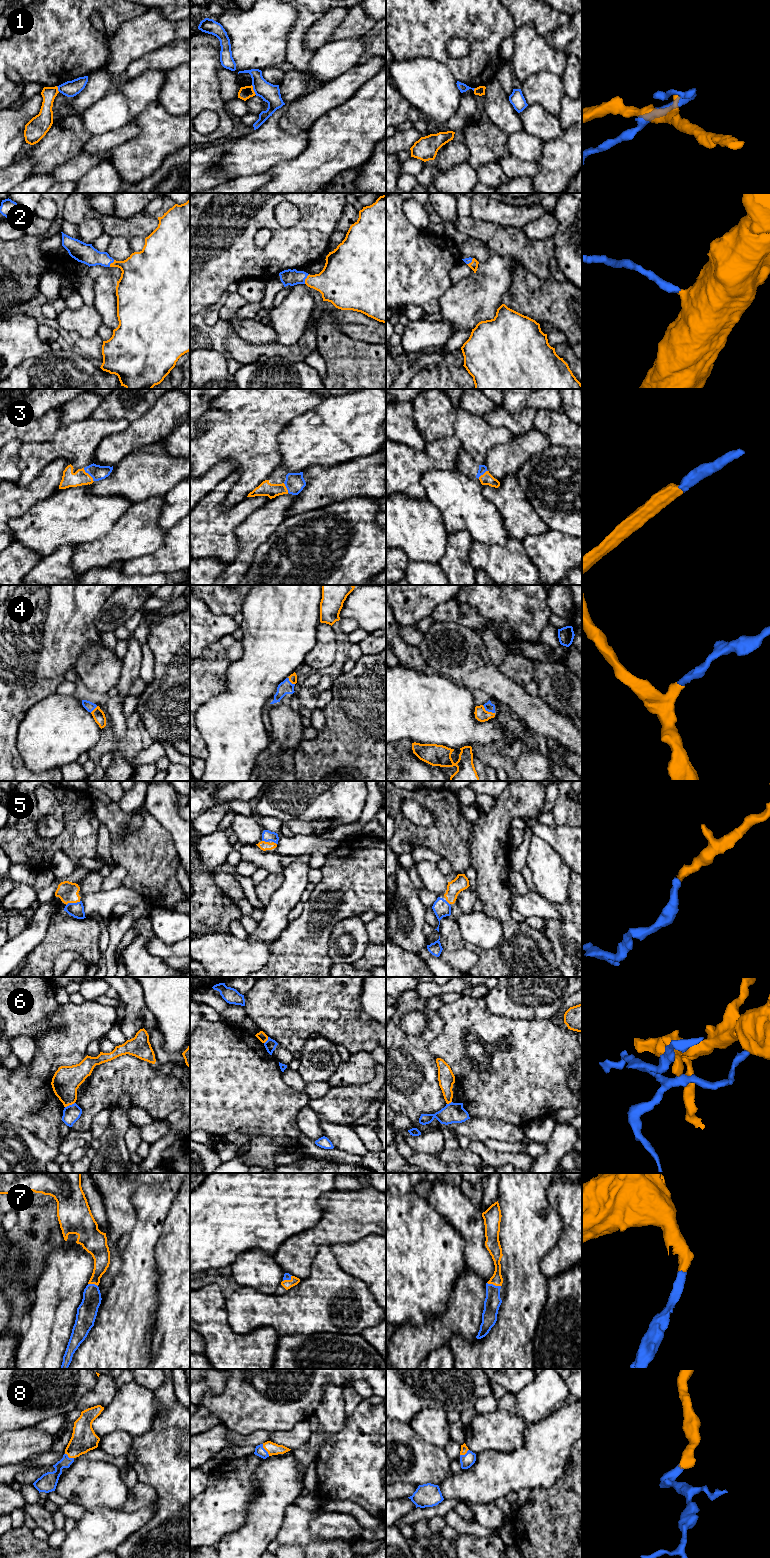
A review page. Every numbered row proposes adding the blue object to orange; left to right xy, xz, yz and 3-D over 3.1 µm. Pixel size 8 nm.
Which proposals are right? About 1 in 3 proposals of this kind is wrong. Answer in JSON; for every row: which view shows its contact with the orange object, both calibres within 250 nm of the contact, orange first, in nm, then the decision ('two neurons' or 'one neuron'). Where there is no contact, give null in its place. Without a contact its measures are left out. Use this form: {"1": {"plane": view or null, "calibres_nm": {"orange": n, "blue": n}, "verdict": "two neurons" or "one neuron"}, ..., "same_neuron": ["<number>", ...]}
{"1": {"plane": "xz", "calibres_nm": {"orange": 100, "blue": 150}, "verdict": "two neurons"}, "2": {"plane": "xz", "calibres_nm": {"orange": 300, "blue": 130}, "verdict": "one neuron"}, "3": {"plane": "xy", "calibres_nm": {"orange": 130, "blue": 120}, "verdict": "one neuron"}, "4": {"plane": "yz", "calibres_nm": {"orange": 100, "blue": 70}, "verdict": "one neuron"}, "5": {"plane": "xy", "calibres_nm": {"orange": 160, "blue": 120}, "verdict": "one neuron"}, "6": {"plane": "xy", "calibres_nm": {"orange": 220, "blue": 140}, "verdict": "two neurons"}, "7": {"plane": "yz", "calibres_nm": {"orange": 90, "blue": 130}, "verdict": "one neuron"}, "8": {"plane": "xz", "calibres_nm": {"orange": 100, "blue": 80}, "verdict": "one neuron"}, "same_neuron": ["2", "3", "4", "5", "7", "8"]}

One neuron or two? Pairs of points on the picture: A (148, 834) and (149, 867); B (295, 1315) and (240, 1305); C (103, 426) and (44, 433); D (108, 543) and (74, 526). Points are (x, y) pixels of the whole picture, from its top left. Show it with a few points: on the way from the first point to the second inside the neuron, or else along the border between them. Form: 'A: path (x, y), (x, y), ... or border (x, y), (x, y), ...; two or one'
A: path (148, 842), (148, 859); one
B: path (281, 1311), (260, 1310), (254, 1307); one
C: border (60, 426), (50, 440), (34, 443); two
D: border (115, 521), (113, 526), (100, 538), (77, 545); two

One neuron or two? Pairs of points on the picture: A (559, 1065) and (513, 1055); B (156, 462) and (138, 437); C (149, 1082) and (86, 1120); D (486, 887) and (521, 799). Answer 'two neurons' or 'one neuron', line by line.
A: one neuron
B: two neurons
C: one neuron
D: one neuron

